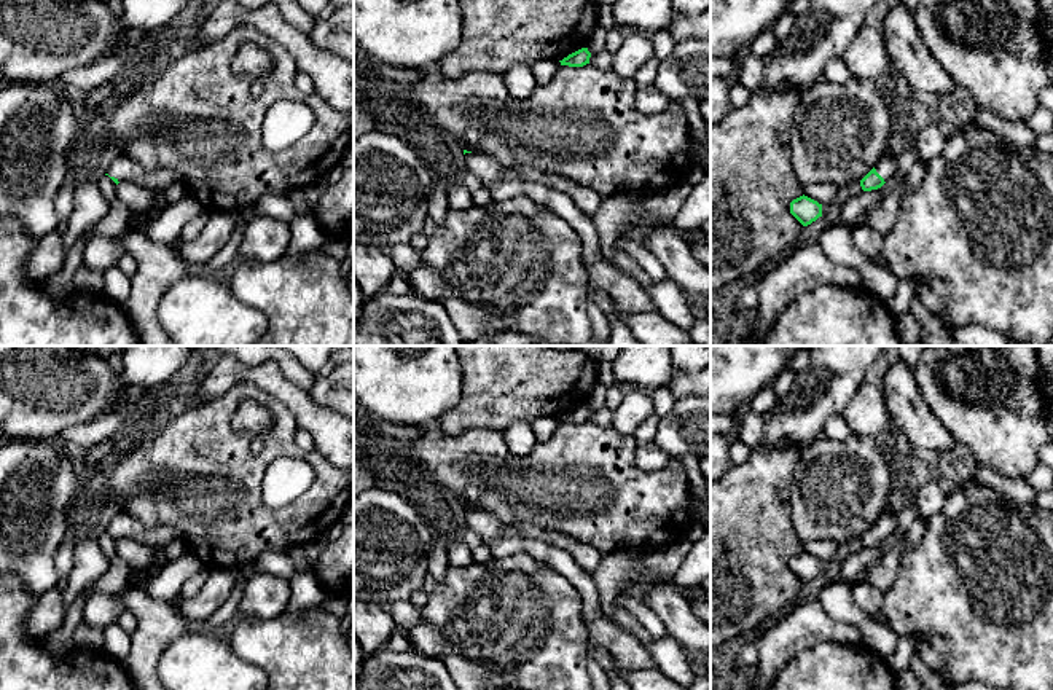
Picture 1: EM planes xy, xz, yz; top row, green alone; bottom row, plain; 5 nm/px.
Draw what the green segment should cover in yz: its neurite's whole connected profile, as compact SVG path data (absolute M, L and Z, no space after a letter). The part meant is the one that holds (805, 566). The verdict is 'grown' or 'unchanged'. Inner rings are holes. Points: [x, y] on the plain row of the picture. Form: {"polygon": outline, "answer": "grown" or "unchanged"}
{"polygon": "M803 551L790 559L790 570L808 583L822 574L822 561Z", "answer": "unchanged"}

